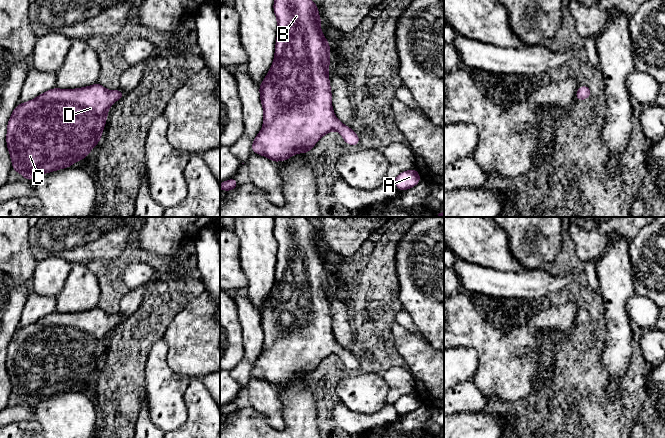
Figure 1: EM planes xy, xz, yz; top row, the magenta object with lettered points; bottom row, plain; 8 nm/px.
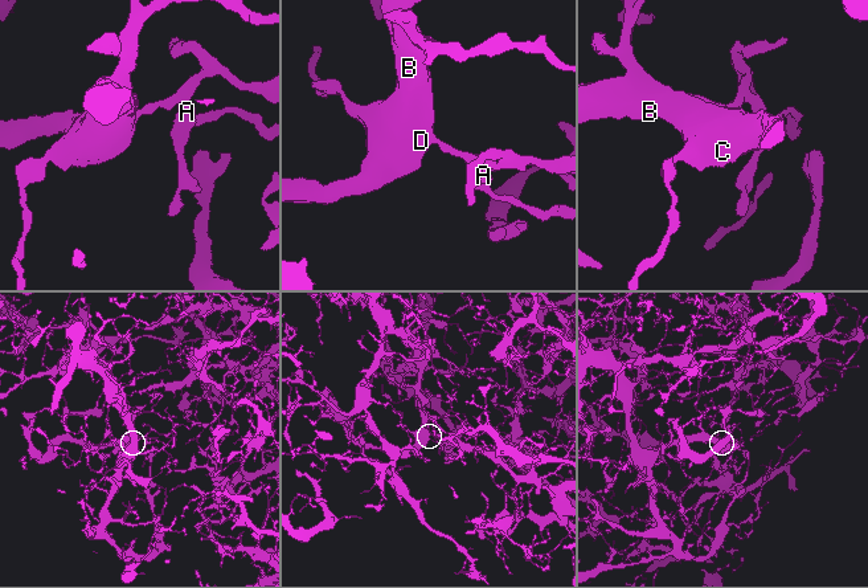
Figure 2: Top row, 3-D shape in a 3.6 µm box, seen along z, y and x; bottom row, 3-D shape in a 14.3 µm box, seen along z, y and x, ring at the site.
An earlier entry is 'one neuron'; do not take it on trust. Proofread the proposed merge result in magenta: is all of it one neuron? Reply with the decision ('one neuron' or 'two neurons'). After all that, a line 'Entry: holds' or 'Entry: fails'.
one neuron
Entry: holds

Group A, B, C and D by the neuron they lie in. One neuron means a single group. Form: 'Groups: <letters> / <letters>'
Groups: A B C D

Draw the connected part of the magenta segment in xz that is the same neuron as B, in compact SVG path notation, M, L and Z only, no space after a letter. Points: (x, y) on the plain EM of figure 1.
M275 217L273 234L277 241L275 279L259 310L264 343L251 376L275 387L285 385L295 377L308 378L318 364L332 354L338 355L348 369L358 369L359 360L341 347L333 336L328 300L330 268L320 252L318 229L307 217Z

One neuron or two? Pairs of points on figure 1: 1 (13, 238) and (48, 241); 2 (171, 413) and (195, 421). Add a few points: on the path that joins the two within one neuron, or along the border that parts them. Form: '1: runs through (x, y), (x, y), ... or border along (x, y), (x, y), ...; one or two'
1: border along (28, 227), (28, 245), (33, 257), (37, 261); two
2: border along (184, 395), (186, 419), (178, 427); two

